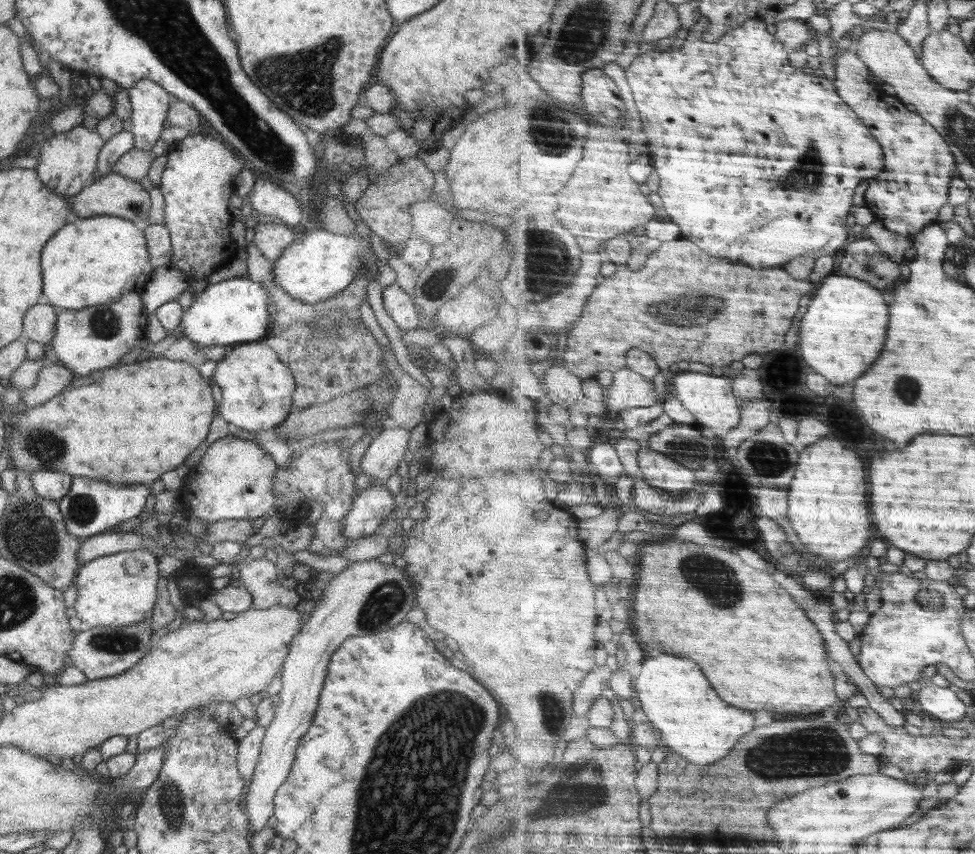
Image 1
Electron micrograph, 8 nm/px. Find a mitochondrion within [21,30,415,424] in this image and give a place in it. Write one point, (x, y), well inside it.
(302, 84)

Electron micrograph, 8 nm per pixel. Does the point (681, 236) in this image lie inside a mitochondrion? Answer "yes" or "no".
no

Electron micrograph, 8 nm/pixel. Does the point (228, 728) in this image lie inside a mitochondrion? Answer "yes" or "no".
no

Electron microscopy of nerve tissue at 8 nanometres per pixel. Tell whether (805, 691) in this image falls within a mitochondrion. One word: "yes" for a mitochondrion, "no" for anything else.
no

